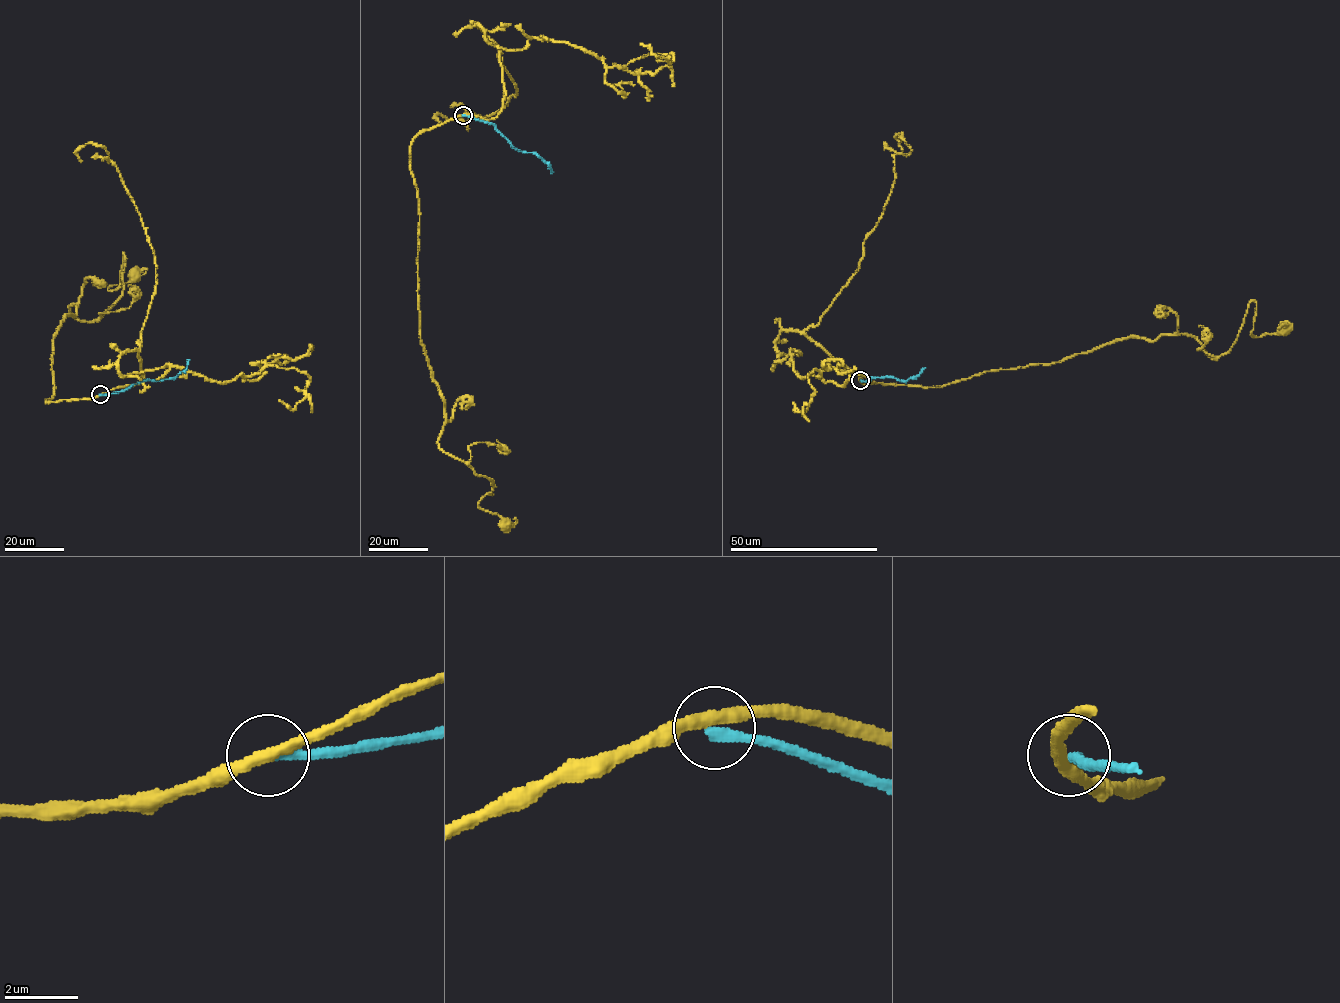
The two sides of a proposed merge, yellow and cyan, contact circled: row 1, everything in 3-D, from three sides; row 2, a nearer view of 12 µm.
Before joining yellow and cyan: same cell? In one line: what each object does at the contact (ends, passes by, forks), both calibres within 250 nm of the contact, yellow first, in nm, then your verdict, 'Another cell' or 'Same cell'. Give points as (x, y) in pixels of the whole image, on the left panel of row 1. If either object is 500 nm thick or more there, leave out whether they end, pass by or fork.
At the ring yellow passes by. At the ring cyan ends. Thickness 320 nm (yellow) against 280 nm. Another cell

